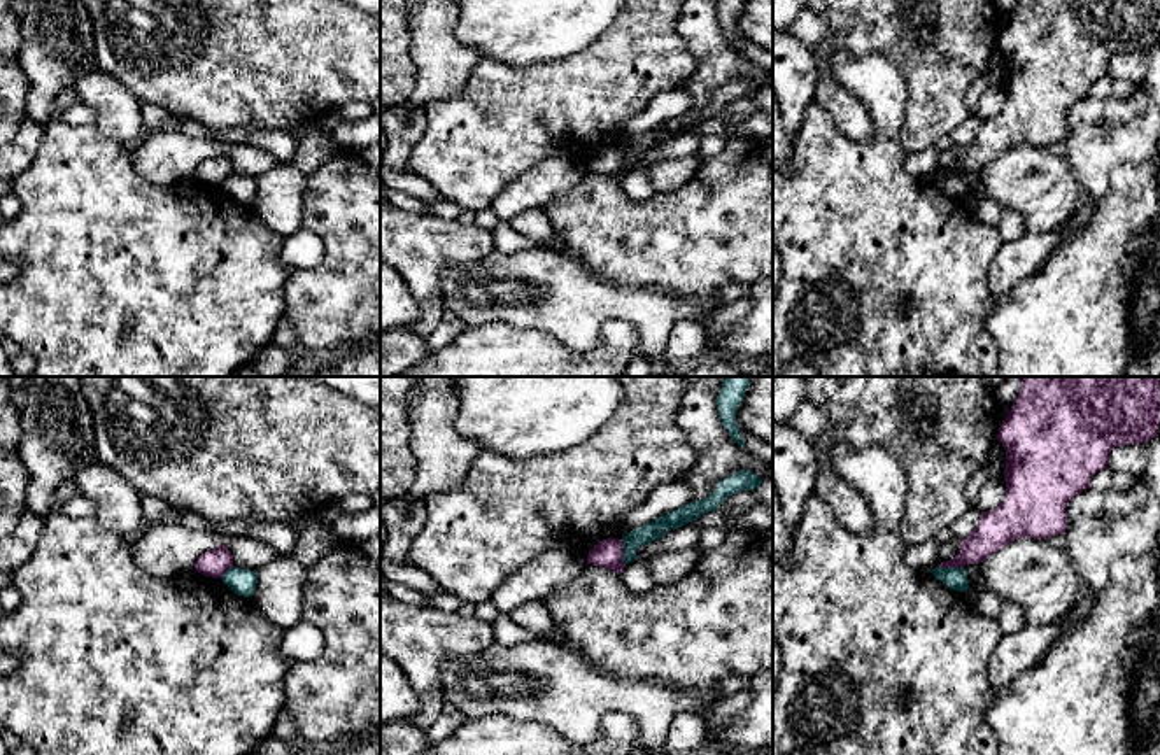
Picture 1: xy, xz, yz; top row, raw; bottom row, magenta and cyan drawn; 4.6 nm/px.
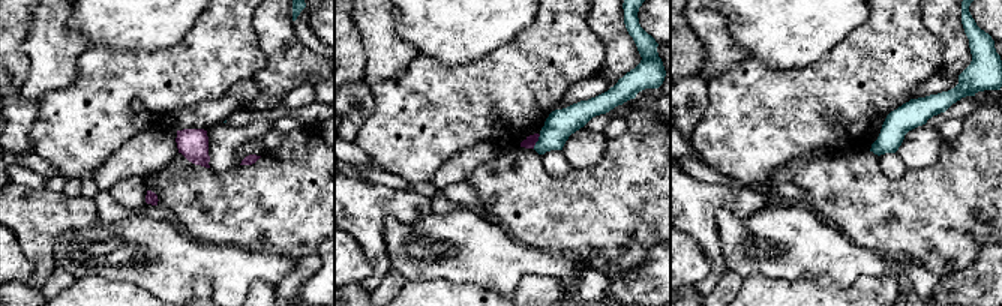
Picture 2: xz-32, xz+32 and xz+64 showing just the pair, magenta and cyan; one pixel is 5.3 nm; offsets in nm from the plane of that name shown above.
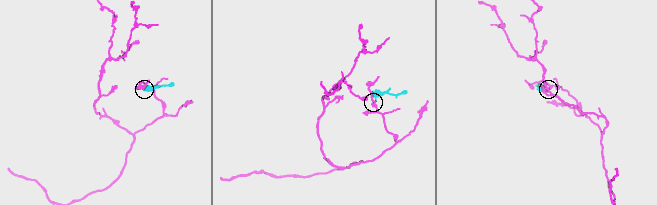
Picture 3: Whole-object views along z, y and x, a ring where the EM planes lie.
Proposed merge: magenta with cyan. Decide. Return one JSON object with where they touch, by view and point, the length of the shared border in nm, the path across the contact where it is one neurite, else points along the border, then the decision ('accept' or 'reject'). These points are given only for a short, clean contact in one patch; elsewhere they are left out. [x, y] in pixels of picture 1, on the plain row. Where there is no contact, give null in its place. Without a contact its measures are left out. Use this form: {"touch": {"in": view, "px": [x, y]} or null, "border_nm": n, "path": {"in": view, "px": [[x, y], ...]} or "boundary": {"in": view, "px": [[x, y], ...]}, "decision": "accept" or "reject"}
{"touch": {"in": "xz", "px": [622, 160]}, "border_nm": 120, "boundary": {"in": "xz", "px": [[621, 148], [624, 172]]}, "decision": "reject"}

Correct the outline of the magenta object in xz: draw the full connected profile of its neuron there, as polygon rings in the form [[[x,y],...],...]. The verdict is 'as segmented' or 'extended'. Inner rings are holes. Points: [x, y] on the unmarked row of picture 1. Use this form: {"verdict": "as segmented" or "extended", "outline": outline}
{"verdict": "as segmented", "outline": [[[617,145],[603,147],[587,161],[587,170],[612,177],[619,182],[624,179],[624,149]]]}

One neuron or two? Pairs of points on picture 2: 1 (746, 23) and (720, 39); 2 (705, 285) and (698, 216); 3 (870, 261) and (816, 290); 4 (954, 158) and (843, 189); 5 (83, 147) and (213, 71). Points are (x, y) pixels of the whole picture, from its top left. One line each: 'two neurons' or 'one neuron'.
1: two neurons
2: one neuron
3: two neurons
4: one neuron
5: one neuron

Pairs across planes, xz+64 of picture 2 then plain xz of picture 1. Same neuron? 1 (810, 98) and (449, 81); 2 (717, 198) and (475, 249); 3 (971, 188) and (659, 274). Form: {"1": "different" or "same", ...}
{"1": "different", "2": "same", "3": "same"}

